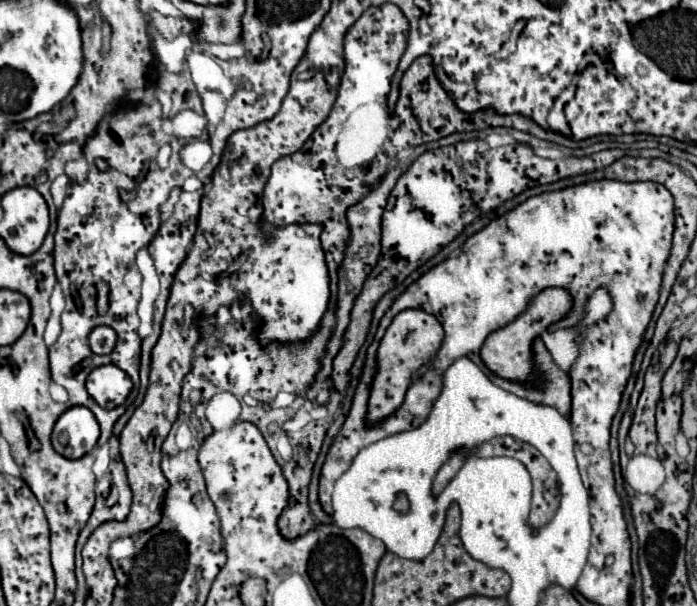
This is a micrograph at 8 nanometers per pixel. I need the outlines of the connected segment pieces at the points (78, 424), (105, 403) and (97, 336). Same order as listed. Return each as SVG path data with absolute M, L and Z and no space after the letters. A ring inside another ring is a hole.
M84 406L68 408L56 422L52 432L52 444L58 454L64 458L82 458L84 454L92 452L100 436L100 426L94 414ZM65 434L68 443L60 444L59 438Z
M114 364L98 366L88 374L86 390L102 408L116 408L130 394L132 380Z
M96 326L90 332L90 348L94 354L108 354L114 350L116 332L110 326Z

